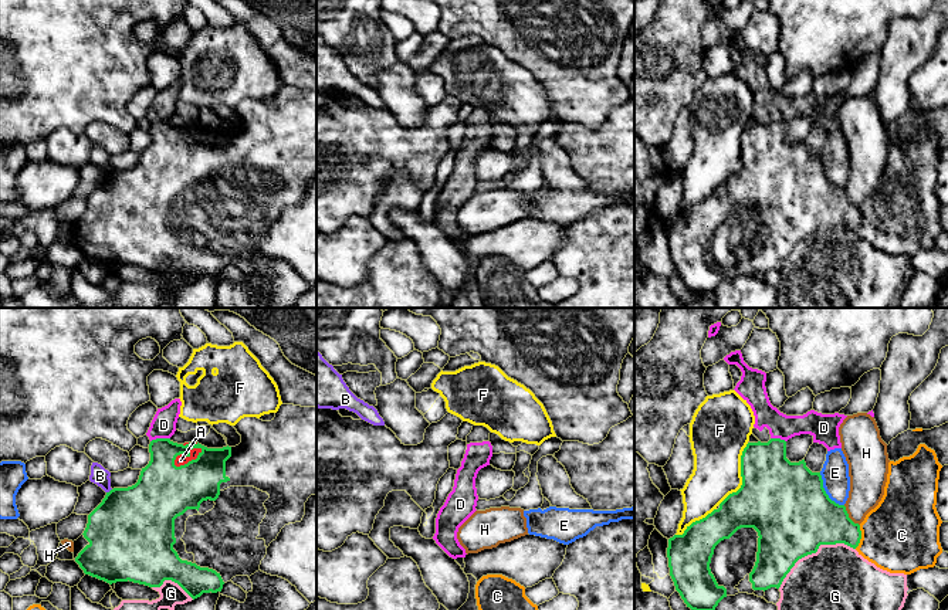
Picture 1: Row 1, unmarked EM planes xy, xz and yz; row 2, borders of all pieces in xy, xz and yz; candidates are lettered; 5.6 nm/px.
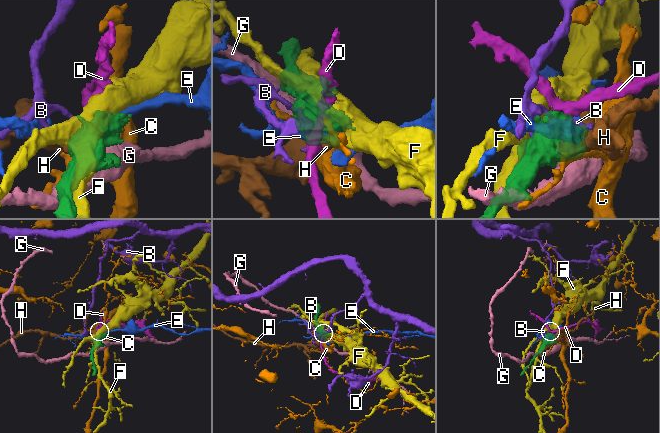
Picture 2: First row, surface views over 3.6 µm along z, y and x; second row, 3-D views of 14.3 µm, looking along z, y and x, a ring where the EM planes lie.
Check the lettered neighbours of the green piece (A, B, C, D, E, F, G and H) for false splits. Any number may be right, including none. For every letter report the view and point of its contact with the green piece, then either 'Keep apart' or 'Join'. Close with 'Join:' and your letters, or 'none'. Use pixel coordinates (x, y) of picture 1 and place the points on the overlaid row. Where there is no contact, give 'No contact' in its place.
A: Touches green at xy (189, 461). Join
B: Touches green at xy (109, 491). Keep apart
C: Touches green at yz (860, 536). Keep apart
D: Touches green at xy (159, 439). Keep apart
E: Touches green at yz (825, 492). Keep apart
F: Touches green at yz (741, 475). Keep apart
G: Touches green at yz (813, 552). Keep apart
H: Touches green at yz (847, 517). Keep apart
Join: A

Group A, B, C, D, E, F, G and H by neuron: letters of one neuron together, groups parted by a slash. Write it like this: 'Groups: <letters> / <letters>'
Groups: A / B / C / D / E / F H / G

